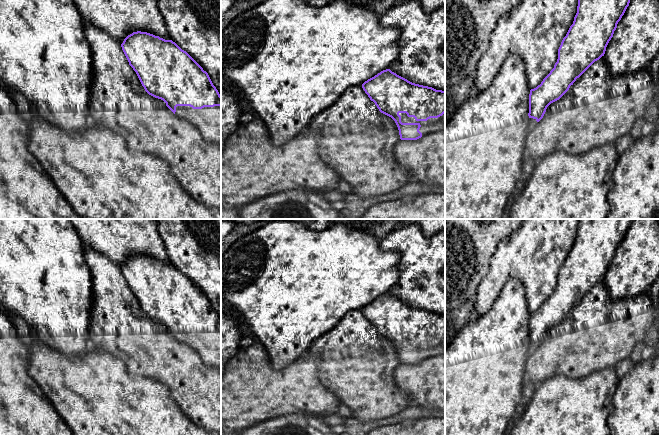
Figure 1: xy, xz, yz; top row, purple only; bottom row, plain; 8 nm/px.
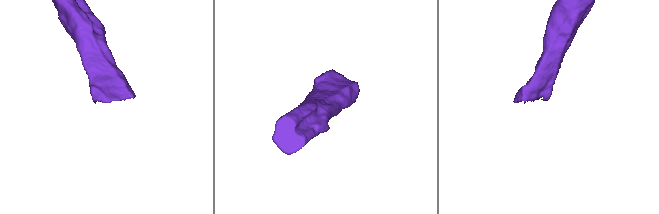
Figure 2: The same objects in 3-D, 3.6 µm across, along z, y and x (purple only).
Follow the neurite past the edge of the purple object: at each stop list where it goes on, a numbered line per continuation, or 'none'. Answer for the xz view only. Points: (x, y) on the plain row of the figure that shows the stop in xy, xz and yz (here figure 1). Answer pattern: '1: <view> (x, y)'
1: xz (432, 348)

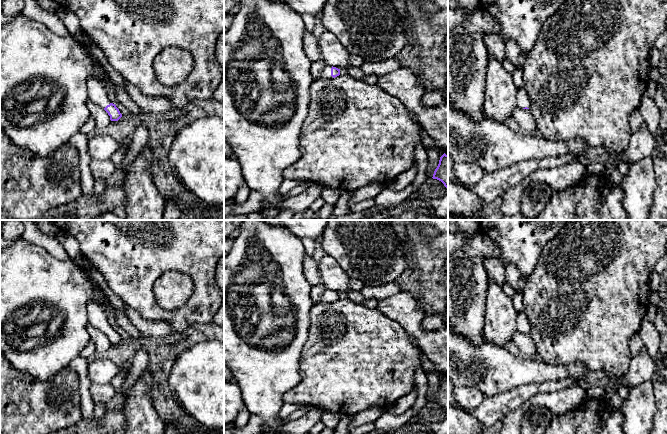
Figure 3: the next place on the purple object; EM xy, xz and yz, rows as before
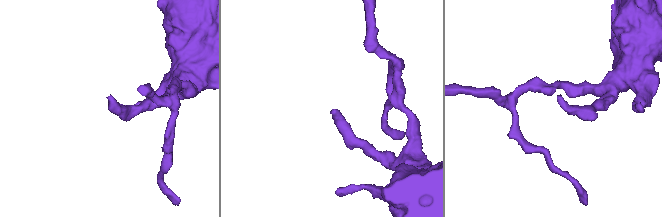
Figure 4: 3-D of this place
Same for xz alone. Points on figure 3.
1: xz (326, 296)

